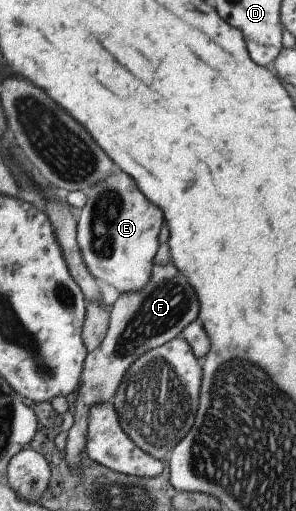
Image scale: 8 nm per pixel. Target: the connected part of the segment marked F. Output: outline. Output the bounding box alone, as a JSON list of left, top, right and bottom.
[65,263,199,472]

